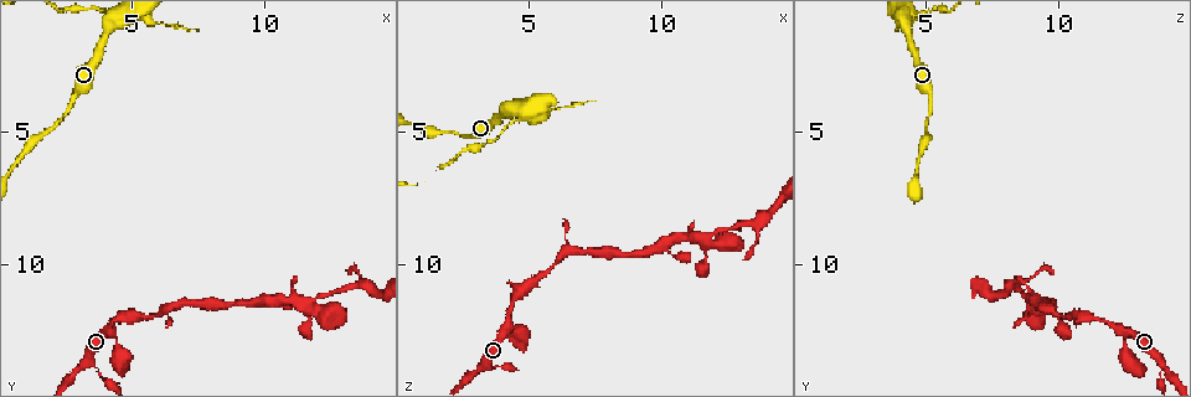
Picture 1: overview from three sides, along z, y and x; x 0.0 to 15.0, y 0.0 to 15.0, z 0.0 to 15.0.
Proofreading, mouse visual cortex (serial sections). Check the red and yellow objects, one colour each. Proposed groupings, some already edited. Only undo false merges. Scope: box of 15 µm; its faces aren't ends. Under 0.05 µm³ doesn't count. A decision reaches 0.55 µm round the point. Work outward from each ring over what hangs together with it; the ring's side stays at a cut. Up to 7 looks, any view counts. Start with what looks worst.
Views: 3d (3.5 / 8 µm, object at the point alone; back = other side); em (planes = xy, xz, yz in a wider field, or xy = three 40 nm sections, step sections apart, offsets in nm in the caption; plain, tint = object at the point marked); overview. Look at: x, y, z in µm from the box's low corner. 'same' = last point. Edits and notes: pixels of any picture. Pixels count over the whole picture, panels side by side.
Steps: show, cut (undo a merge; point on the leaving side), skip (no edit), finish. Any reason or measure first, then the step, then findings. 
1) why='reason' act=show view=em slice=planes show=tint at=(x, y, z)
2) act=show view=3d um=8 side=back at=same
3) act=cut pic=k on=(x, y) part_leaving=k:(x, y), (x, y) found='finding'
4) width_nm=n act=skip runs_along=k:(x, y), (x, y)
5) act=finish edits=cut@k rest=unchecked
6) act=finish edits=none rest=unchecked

why='thick turns thin' act=show view=3d um=3.5 at=(3.7, 14.0, 13.9)

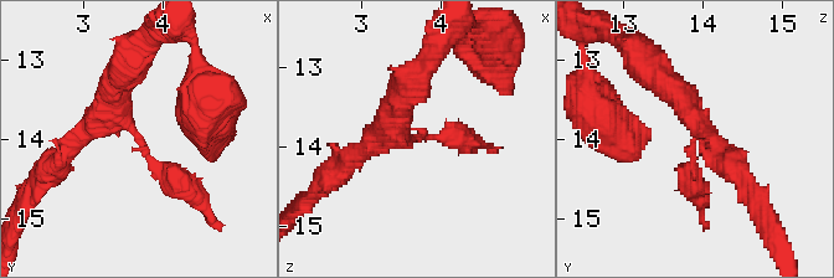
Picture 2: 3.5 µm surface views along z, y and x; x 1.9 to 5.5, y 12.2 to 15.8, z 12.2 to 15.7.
arm_widths_nm=300,350 why='now the EM' act=show view=em slice=xy step=5 show=tint at=(3.70, 14.05, 13.90)

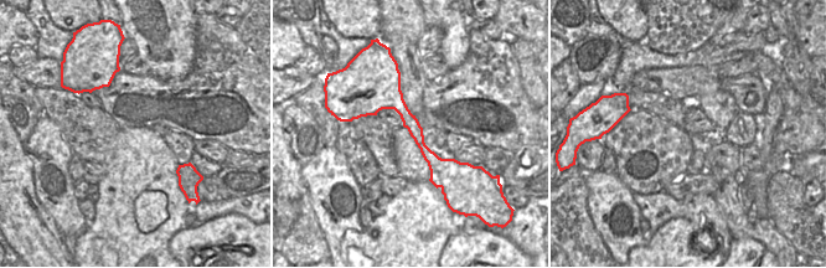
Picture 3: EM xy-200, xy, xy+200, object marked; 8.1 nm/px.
act=skip runs_along=3:(347, 114), (393, 102), (440, 166), (464, 165) found='continuous, no second cell'

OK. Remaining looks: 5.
why='thick turns thin' act=show view=3d um=3.5 at=(5.9, 11.9, 10.1)

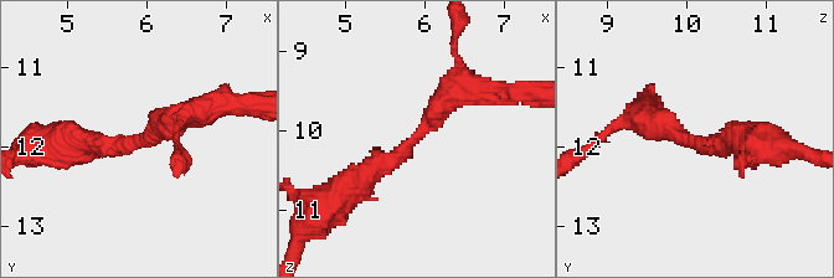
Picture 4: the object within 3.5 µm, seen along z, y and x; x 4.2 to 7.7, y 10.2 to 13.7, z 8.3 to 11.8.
why='shape alone is not enough' act=show view=em slice=xy step=1 show=plain at=(5.95, 11.95, 10.05)

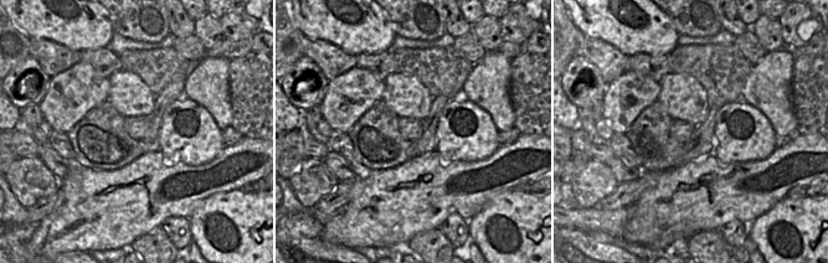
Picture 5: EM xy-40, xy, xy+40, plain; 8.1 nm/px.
why='where the object lies' act=show view=em slice=xy step=1 show=tint at=same

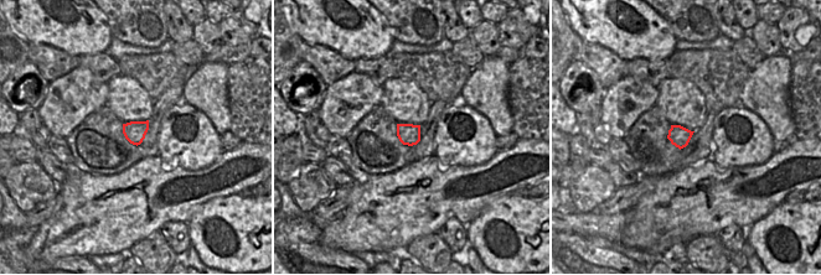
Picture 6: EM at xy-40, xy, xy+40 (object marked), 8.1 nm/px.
arm_widths_nm=250,300 act=skip runs_along=4:(350, 186), (472, 91) found='one cell here'

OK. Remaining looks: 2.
act=finish edits=none rest=unchecked

